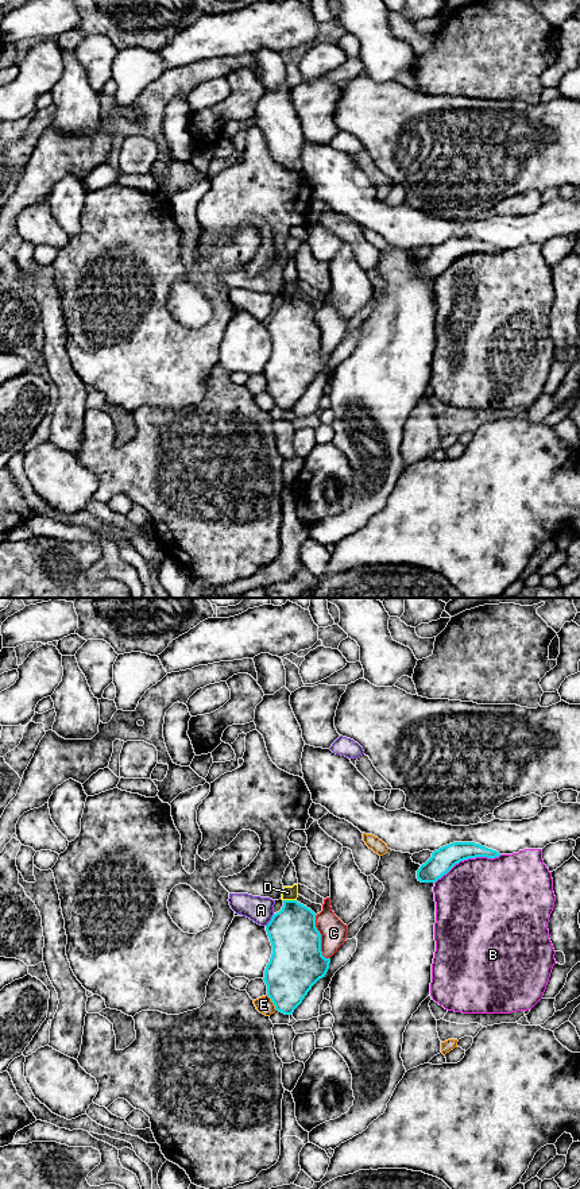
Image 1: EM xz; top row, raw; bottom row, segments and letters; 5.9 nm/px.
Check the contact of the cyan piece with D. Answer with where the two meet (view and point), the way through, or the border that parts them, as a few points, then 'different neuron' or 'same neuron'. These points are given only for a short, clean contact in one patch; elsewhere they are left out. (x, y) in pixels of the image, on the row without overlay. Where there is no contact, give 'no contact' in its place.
contact xz (290, 296); border xz (283, 294), (296, 296); different neuron

